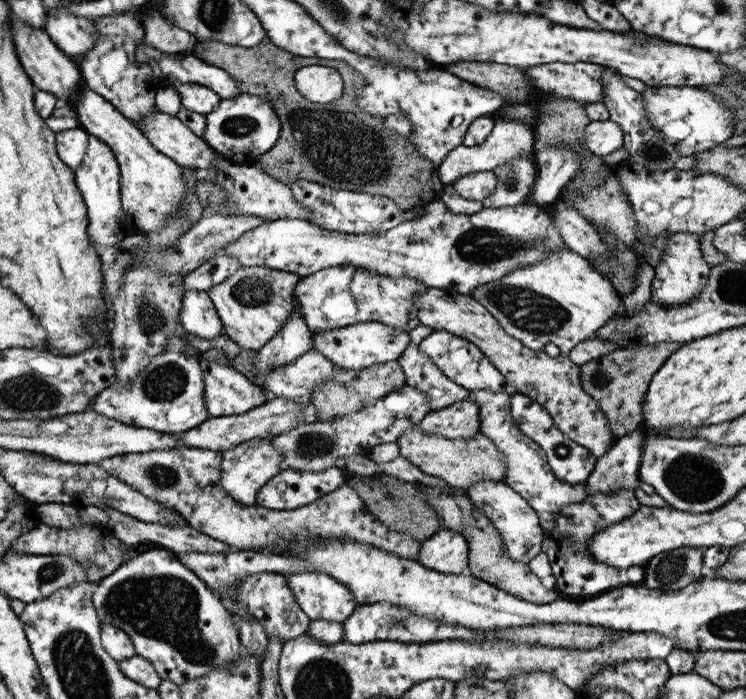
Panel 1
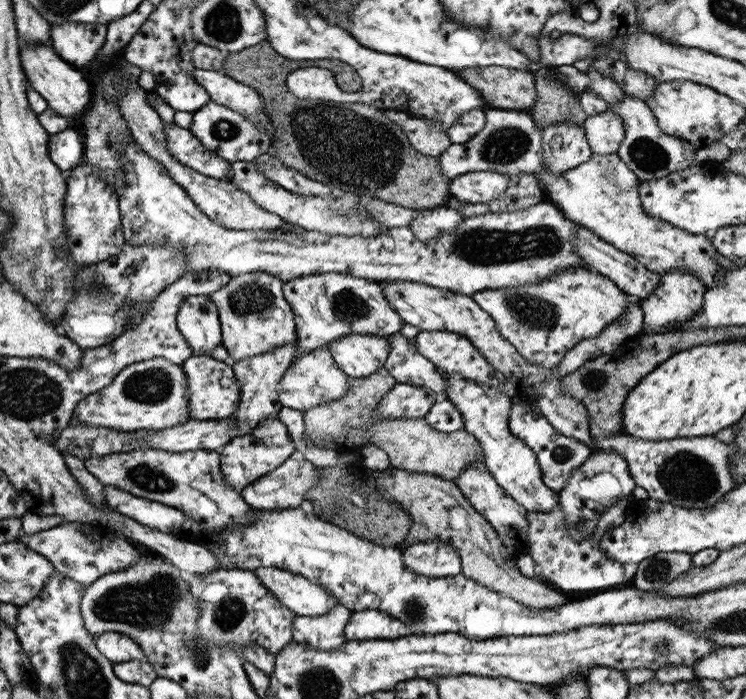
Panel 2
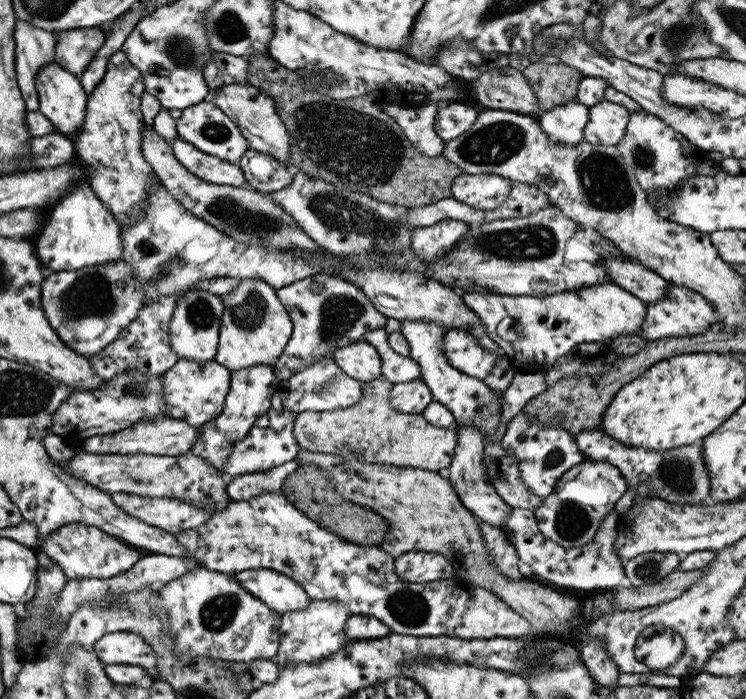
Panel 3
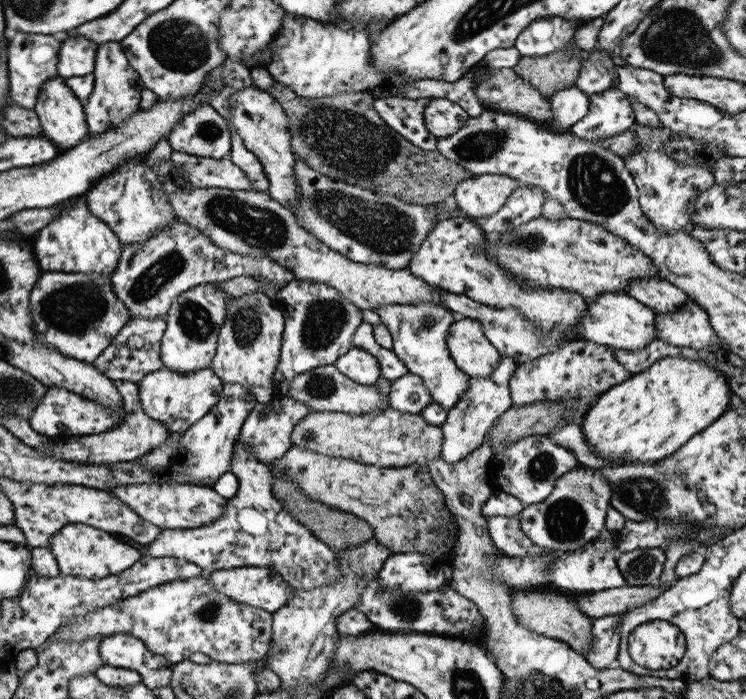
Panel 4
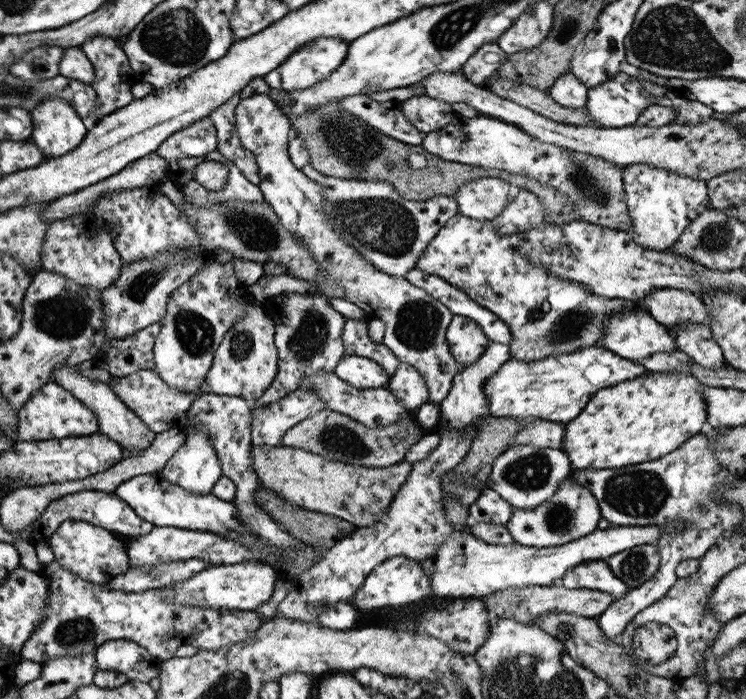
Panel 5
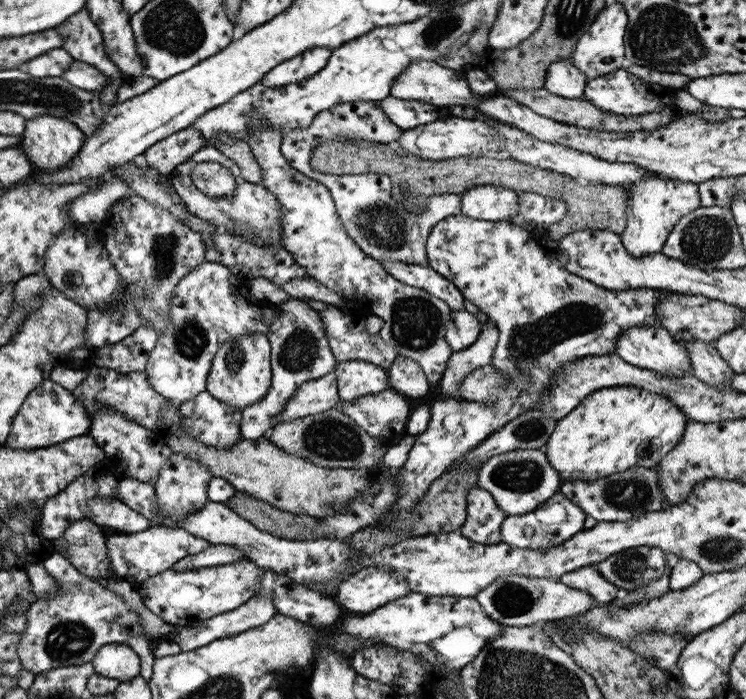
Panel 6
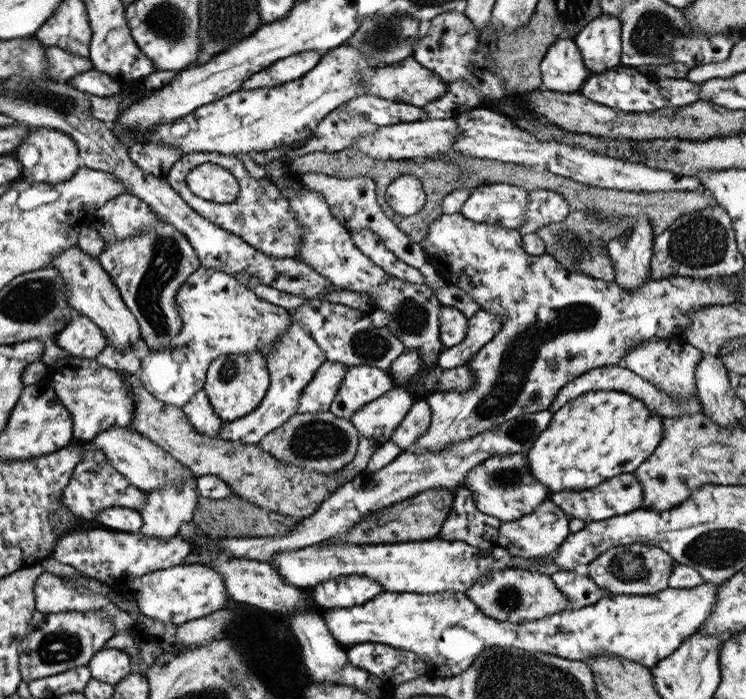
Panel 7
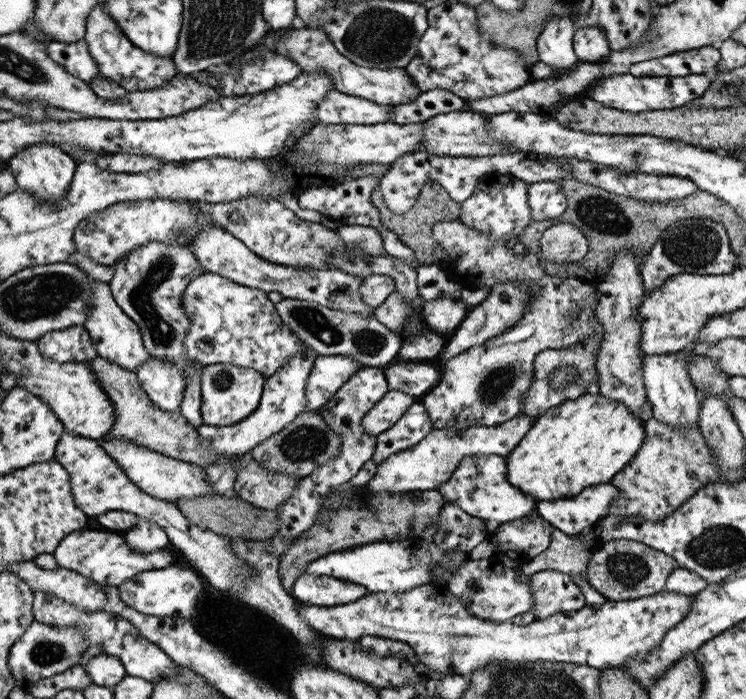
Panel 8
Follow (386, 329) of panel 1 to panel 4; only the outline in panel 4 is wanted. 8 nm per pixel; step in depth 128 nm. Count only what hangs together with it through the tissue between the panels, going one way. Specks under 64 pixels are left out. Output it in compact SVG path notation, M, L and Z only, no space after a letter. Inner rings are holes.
M351 347L345 354L339 355L339 358L337 358L333 365L341 374L363 386L374 385L380 377L379 365L376 358L360 348Z

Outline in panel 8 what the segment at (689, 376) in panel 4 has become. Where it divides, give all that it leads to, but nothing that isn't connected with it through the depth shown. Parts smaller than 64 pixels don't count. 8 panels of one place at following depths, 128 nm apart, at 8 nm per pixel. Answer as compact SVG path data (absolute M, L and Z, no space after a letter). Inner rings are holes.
M598 393L583 394L575 400L562 402L539 415L535 424L504 456L507 482L536 501L572 497L588 486L607 483L642 445L644 425L644 420L631 415L626 406L610 398L603 398Z

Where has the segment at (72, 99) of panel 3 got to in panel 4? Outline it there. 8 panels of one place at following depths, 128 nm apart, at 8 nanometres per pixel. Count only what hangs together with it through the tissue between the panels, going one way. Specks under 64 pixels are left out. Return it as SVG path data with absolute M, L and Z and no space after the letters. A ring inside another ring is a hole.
M61 76L49 78L40 86L32 109L41 125L39 136L51 141L61 152L75 147L86 138L87 125L81 101L65 86Z

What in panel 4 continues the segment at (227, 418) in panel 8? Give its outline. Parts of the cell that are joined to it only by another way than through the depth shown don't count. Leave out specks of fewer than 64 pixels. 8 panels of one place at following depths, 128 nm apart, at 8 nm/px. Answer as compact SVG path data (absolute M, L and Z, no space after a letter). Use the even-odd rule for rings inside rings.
M262 290L228 298L227 314L208 367L223 385L240 384L252 392L257 403L266 403L274 397L271 377L278 363L283 327L283 315Z

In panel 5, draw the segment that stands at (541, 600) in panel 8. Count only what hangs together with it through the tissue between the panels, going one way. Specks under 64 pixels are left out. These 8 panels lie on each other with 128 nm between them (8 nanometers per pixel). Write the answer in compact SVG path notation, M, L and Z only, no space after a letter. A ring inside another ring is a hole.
M604 559L577 563L577 566L568 568L557 583L566 589L591 589L605 592L611 594L615 599L621 598L628 591L626 584L610 571Z

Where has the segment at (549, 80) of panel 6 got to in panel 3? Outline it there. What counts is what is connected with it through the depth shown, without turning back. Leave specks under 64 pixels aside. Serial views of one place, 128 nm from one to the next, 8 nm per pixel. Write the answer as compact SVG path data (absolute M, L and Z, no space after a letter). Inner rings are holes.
M575 101L554 106L536 118L543 134L559 146L577 148L583 142L583 127L588 119L588 108Z

